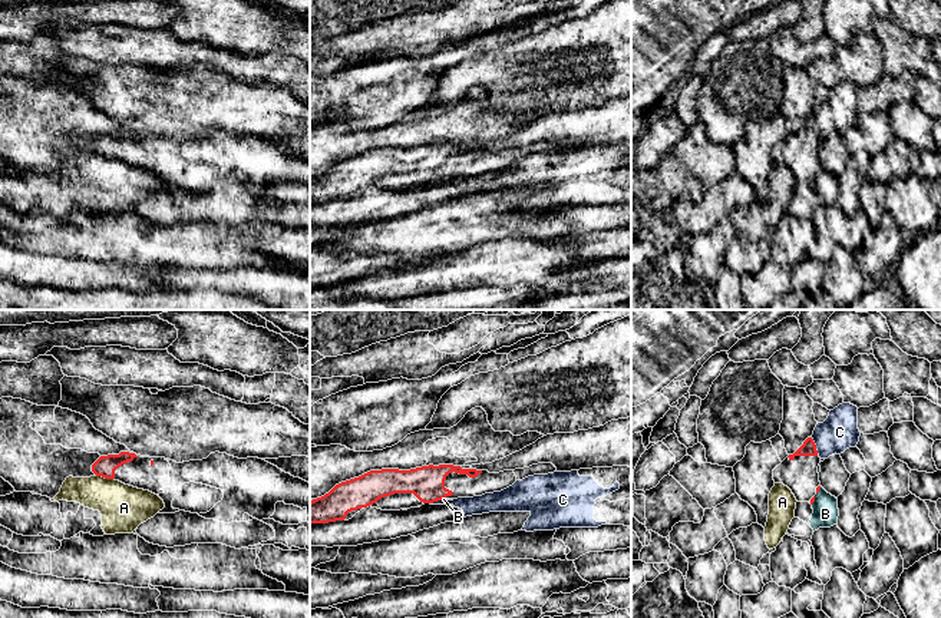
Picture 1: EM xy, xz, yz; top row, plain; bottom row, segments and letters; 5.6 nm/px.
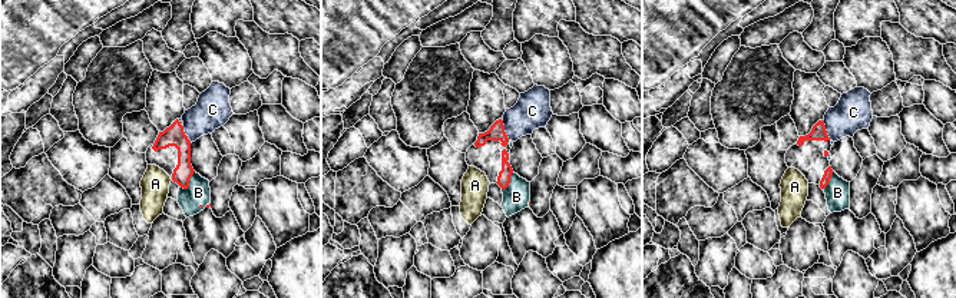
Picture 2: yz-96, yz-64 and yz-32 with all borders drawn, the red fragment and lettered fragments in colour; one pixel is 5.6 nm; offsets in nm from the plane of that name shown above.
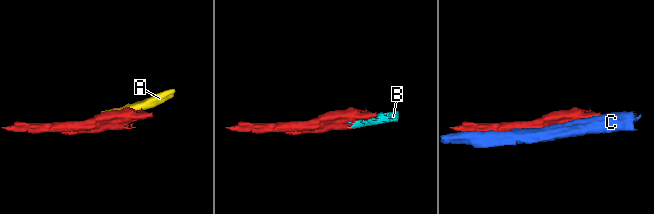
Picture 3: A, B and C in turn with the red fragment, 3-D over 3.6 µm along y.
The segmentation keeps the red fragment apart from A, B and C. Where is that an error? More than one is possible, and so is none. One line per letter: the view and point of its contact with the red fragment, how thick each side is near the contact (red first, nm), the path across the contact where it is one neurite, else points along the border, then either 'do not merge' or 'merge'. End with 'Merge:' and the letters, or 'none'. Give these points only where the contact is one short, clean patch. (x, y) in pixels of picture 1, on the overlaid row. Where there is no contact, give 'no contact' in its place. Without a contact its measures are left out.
A: meets red in xy at (105, 478); 120 nm thick on the red side, 260 nm on the other; do not merge
B: meets red in yz at (814, 501); 20 nm thick on the red side, 140 nm on the other; do not merge
C: meets red in yz at (815, 446); 80 nm thick on the red side, 200 nm on the other; do not merge
Merge: none

